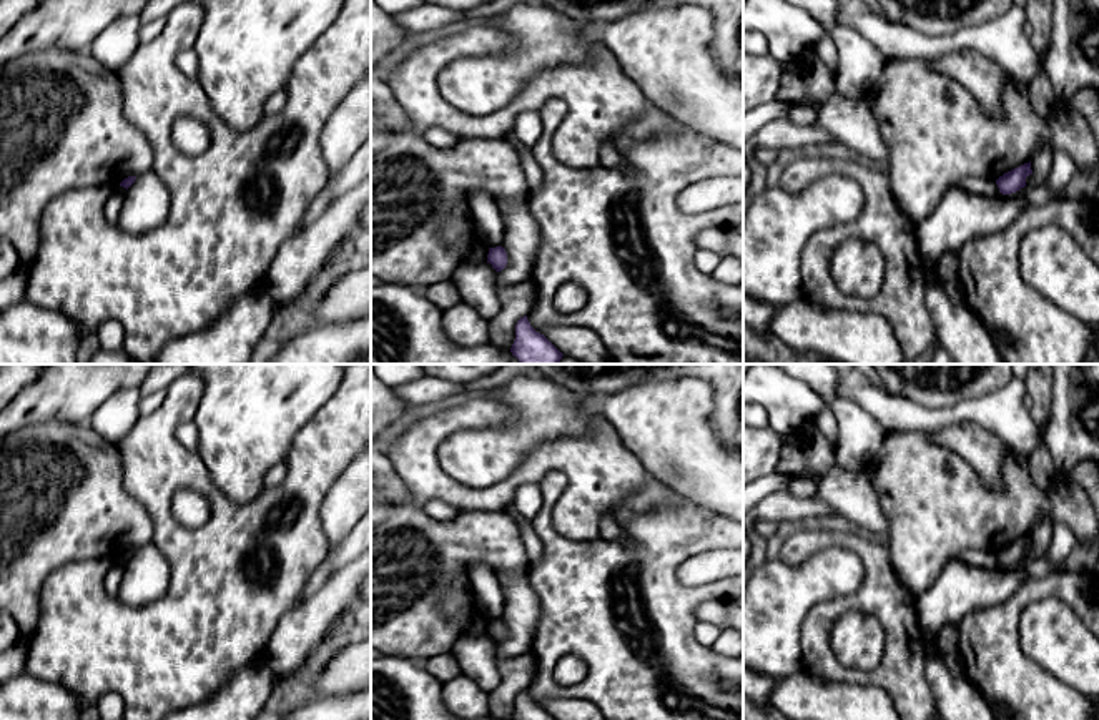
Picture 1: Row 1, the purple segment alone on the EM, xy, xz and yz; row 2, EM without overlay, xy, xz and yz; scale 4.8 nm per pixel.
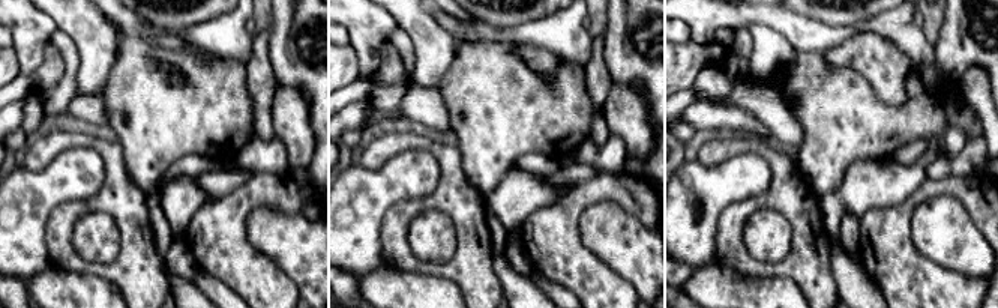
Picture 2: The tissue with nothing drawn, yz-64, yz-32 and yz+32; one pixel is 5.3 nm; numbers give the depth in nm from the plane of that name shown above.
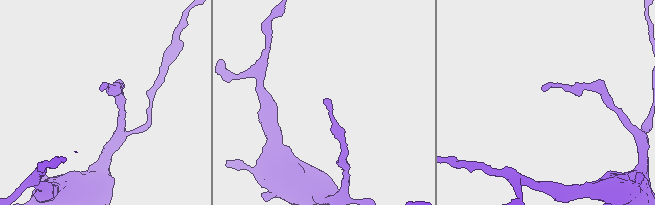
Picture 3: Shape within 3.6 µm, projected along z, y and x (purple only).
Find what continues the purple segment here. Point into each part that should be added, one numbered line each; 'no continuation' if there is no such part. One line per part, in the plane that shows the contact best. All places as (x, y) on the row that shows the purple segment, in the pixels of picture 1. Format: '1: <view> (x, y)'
no continuation

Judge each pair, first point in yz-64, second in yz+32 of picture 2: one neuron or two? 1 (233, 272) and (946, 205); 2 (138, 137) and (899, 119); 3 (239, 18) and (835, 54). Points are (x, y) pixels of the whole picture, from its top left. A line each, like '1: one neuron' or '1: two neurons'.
1: two neurons
2: one neuron
3: two neurons

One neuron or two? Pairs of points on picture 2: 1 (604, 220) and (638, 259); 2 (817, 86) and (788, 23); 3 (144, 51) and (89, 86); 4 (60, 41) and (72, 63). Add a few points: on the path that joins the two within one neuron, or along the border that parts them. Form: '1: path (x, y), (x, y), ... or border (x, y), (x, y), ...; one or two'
1: path (610, 229), (631, 250); one
2: border (821, 50), (796, 53); two
3: border (117, 39), (116, 59), (102, 93); two
4: path (66, 47), (71, 57); one

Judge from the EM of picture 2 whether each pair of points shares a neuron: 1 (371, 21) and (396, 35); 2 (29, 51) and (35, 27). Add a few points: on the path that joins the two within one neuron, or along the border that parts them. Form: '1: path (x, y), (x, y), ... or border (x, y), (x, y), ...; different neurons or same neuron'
1: border (398, 27), (386, 41); different neurons
2: path (29, 45), (30, 33); same neuron

